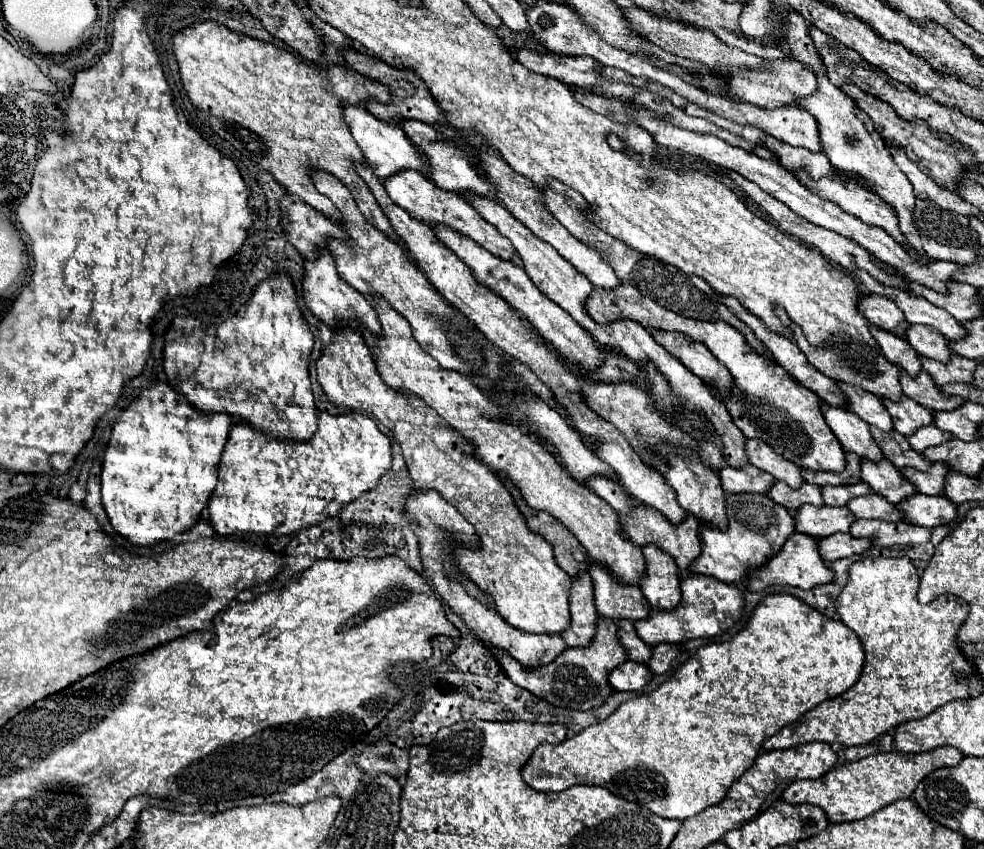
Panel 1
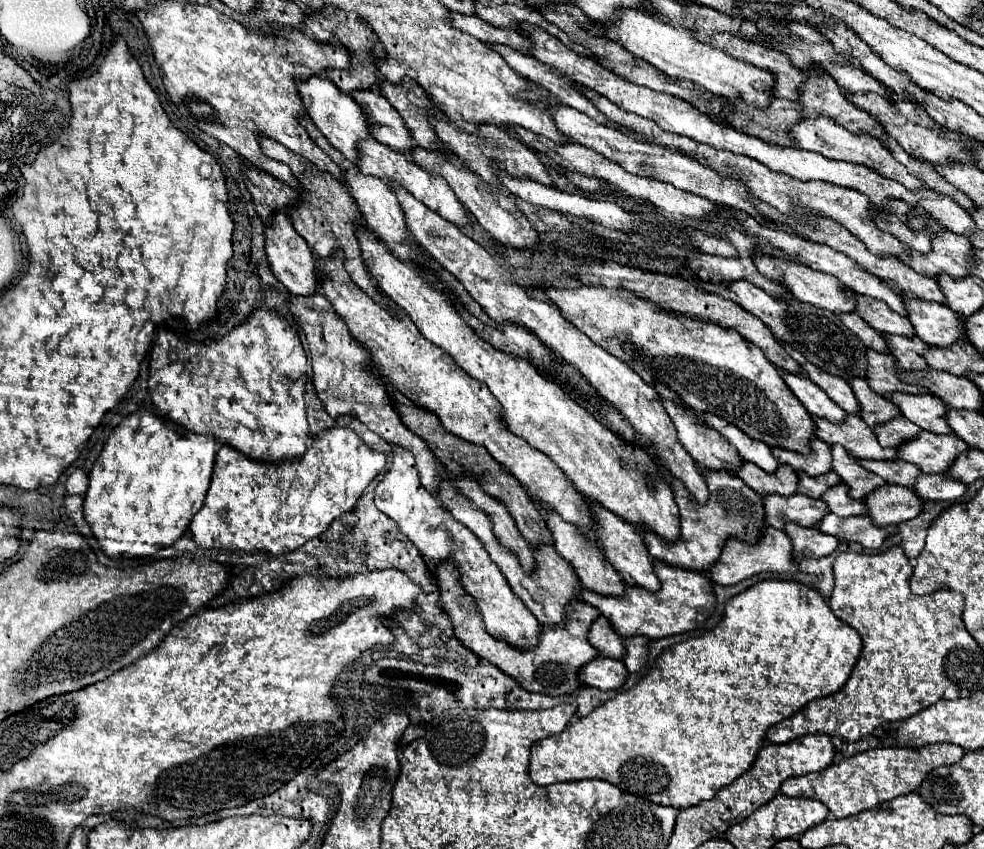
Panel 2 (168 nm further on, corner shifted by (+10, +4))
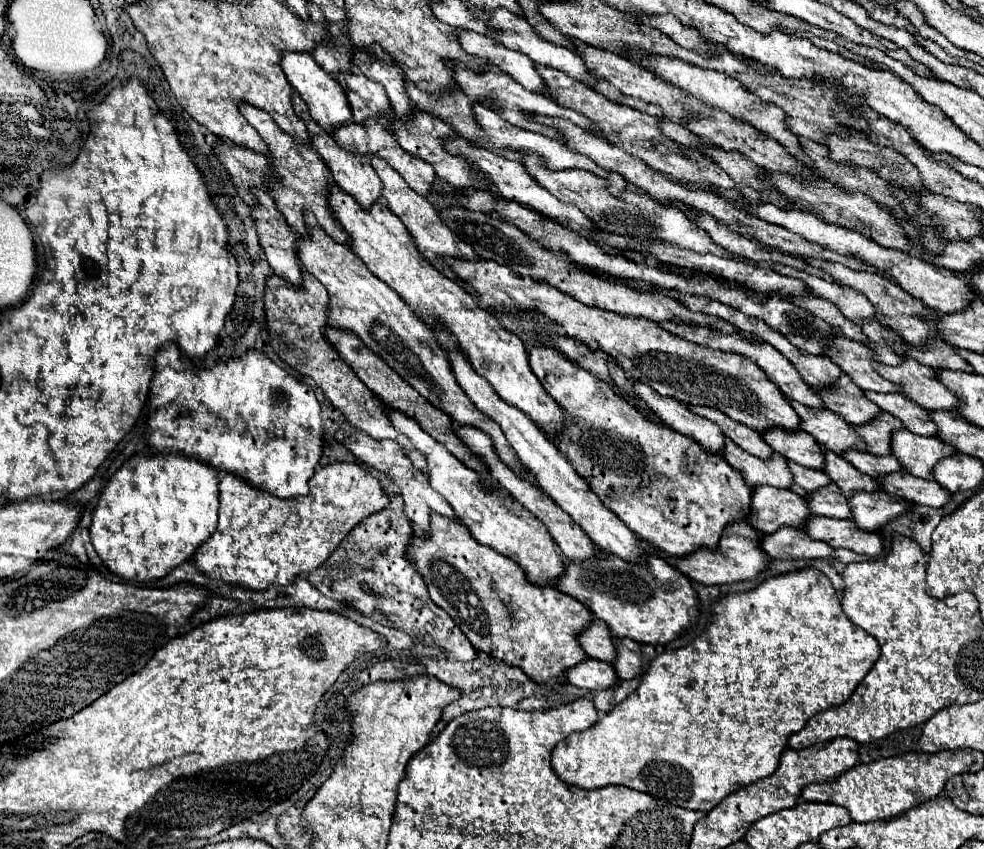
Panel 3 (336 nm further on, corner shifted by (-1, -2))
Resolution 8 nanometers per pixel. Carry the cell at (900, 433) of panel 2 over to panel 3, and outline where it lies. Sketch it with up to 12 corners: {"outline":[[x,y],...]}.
{"outline":[[882,412],[876,420],[856,426],[872,454],[886,456],[892,432],[904,424]]}

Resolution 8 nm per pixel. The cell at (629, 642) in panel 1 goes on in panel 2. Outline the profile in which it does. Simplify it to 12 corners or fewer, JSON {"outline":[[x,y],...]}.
{"outline":[[599,616],[589,642],[601,656],[623,658],[621,636]]}

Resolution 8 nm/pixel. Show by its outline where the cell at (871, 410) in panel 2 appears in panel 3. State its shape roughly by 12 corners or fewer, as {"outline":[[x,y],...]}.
{"outline":[[840,376],[840,390],[818,392],[828,410],[862,426],[882,414],[862,388]]}

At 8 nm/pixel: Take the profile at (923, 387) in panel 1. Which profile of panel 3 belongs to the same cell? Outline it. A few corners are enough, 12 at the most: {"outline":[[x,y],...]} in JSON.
{"outline":[[838,336],[828,354],[862,390],[902,392],[872,368],[872,350]]}

